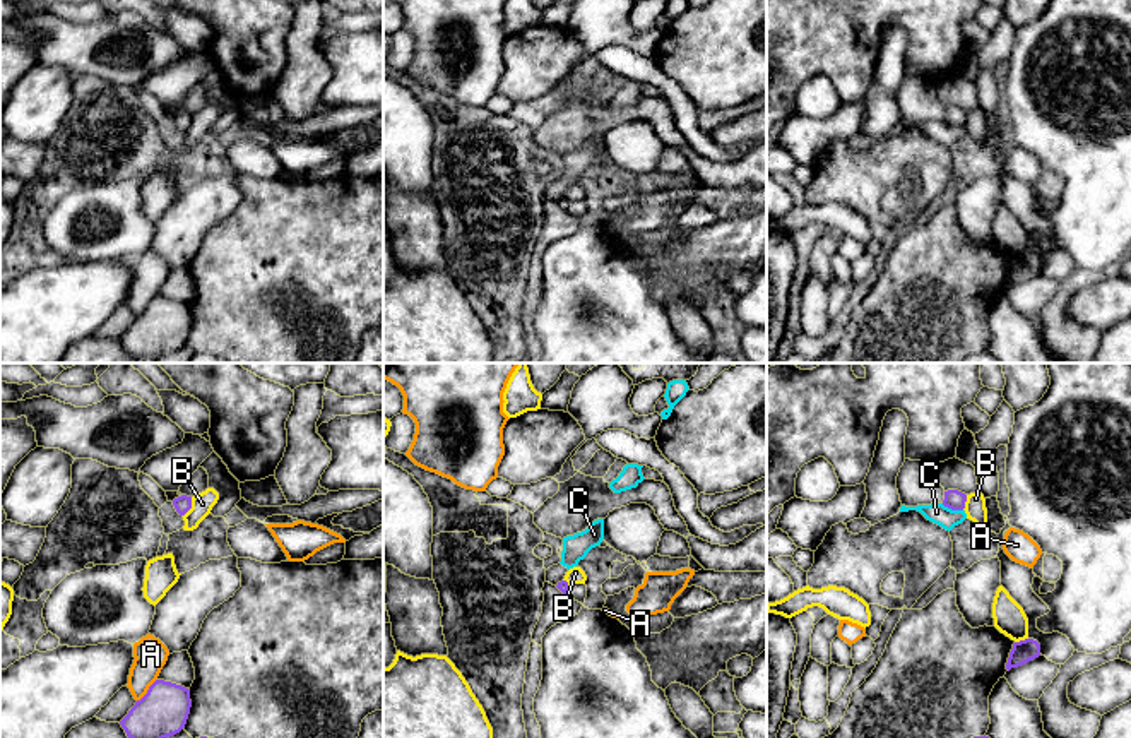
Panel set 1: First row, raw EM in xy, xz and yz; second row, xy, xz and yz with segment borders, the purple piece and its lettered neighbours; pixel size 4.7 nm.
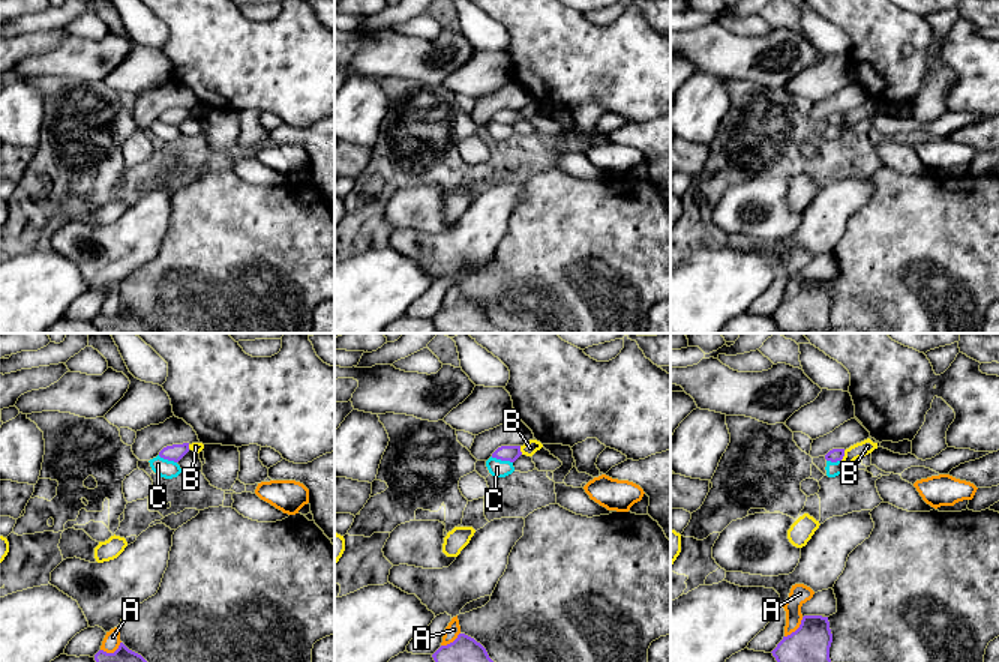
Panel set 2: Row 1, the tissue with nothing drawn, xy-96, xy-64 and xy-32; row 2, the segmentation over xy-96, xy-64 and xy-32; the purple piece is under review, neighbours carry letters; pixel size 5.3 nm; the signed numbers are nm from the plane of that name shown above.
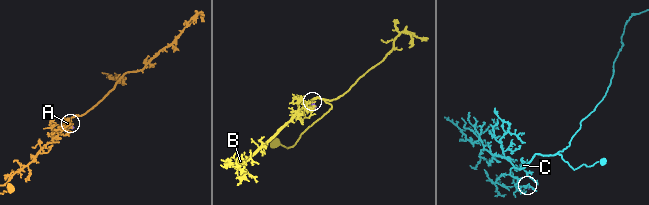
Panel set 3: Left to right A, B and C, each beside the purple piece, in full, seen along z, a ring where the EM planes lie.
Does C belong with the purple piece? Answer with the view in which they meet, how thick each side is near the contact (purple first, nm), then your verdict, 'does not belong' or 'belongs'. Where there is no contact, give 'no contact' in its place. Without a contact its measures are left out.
yz | 90/100 nm | does not belong

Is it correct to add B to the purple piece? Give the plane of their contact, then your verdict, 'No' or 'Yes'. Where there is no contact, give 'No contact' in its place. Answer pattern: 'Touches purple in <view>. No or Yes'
Touches purple in xy. No

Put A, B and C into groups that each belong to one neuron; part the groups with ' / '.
A / B / C

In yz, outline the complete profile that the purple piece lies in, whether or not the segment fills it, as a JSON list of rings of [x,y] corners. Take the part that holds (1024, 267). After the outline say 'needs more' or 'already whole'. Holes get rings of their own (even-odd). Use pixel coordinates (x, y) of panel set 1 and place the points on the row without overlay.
[[[1025,255],[1013,260],[1013,265],[1010,269],[1006,286],[1018,284],[1035,274],[1040,272],[1040,260],[1033,255]]] | already whole

